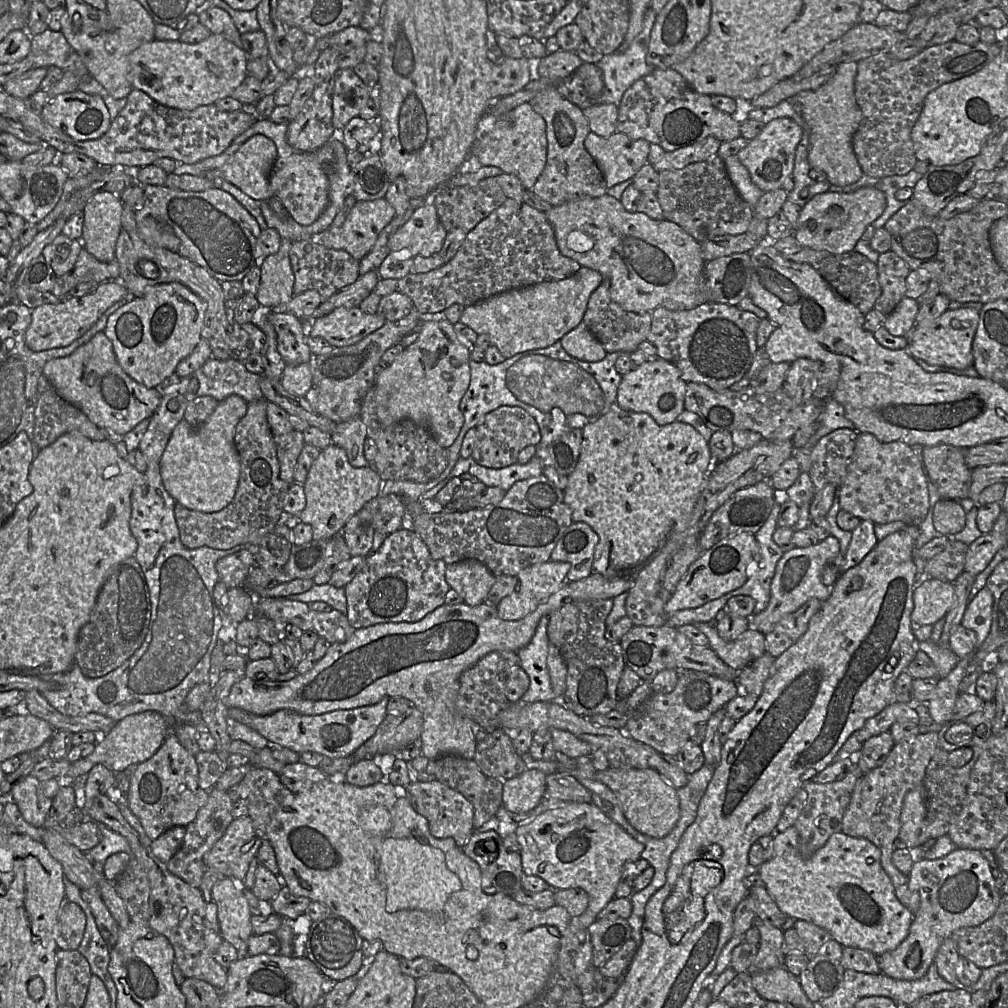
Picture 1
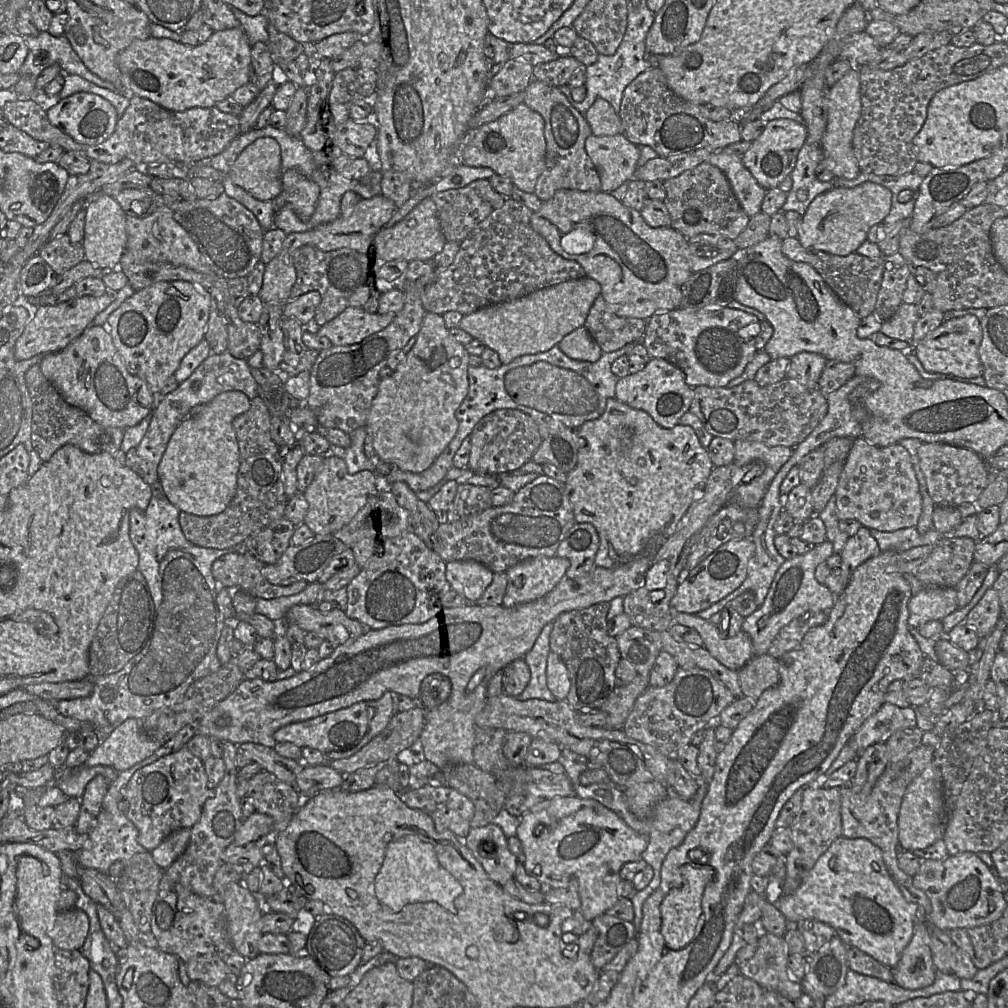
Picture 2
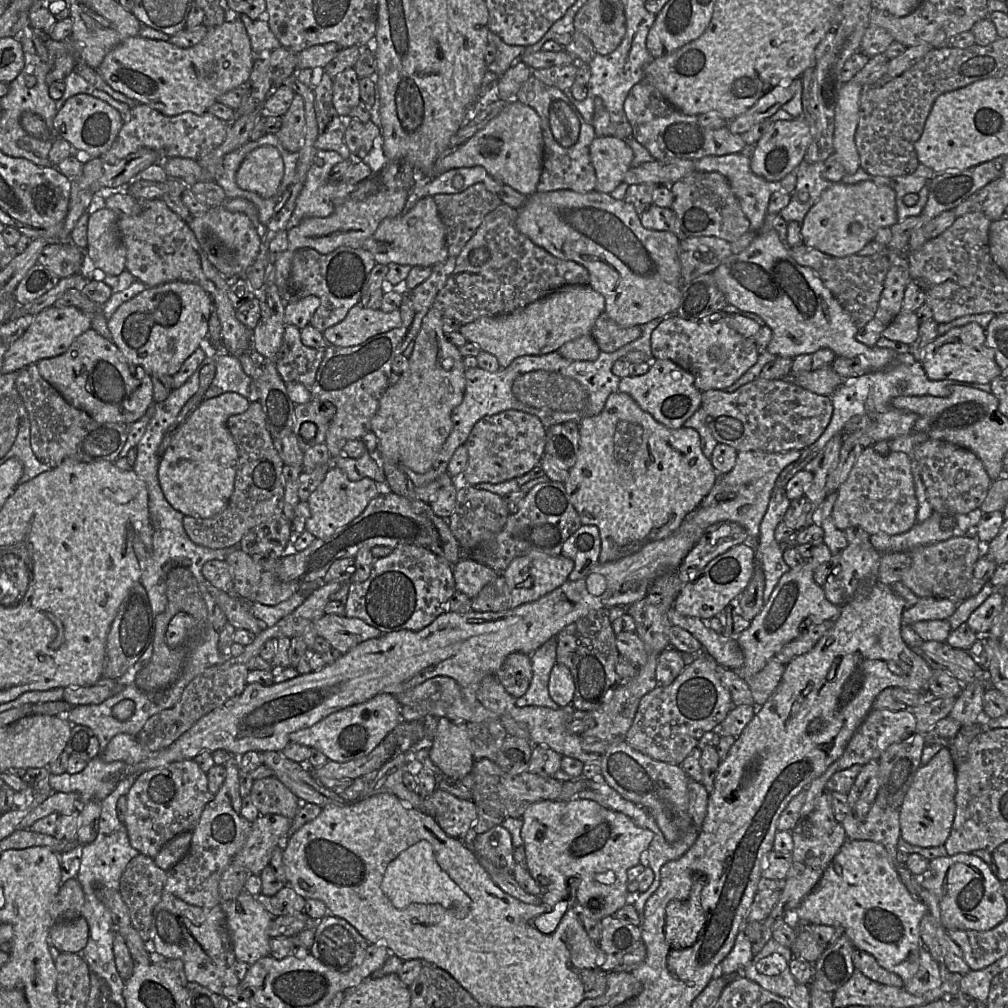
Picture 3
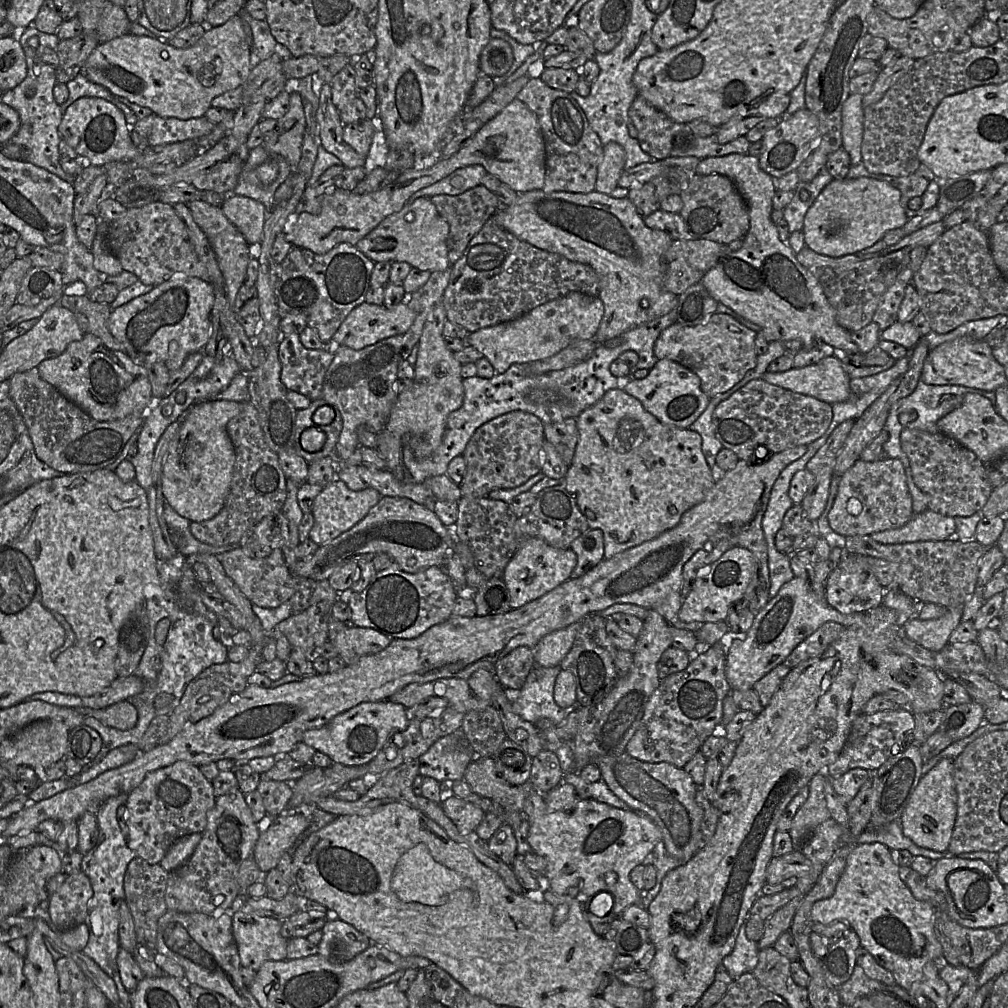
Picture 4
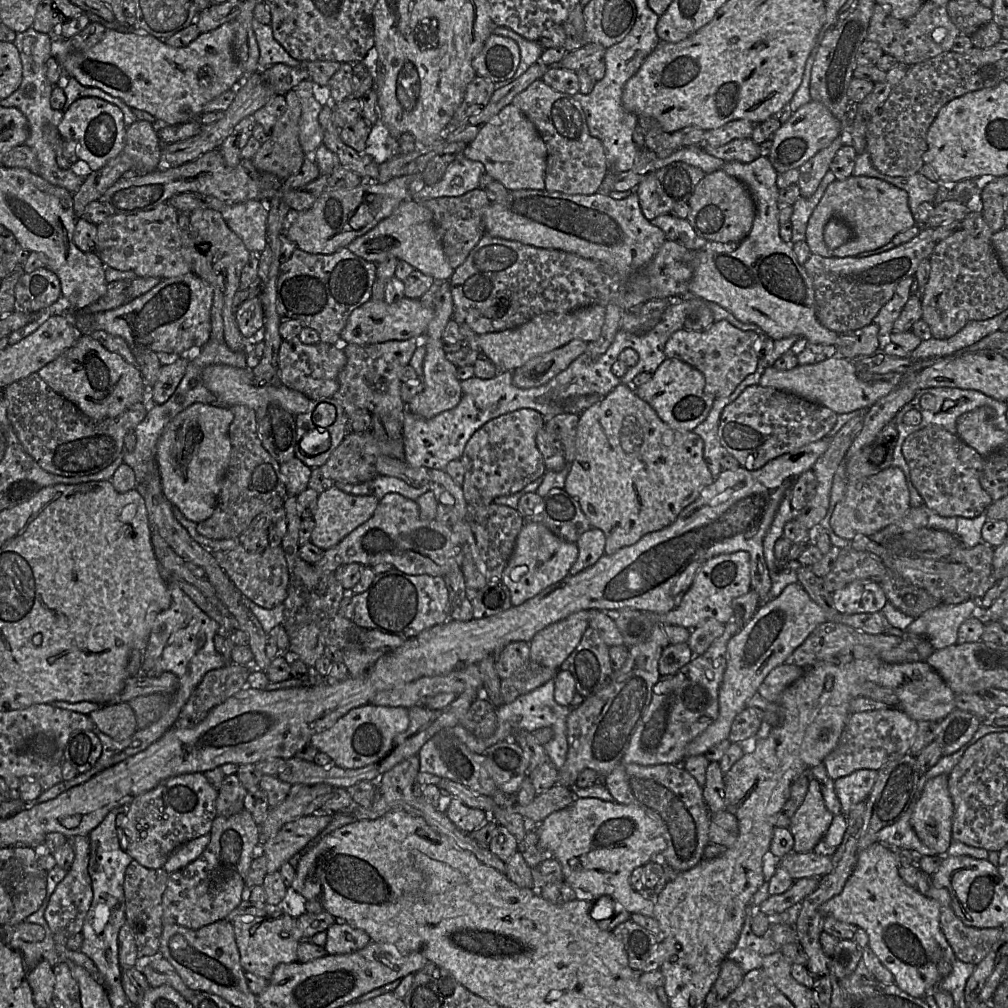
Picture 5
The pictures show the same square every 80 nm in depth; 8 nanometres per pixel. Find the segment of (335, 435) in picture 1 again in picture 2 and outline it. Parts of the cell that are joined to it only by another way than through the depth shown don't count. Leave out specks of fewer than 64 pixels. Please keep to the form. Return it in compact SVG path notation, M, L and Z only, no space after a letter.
M360 427L349 433L351 444L347 448L332 445L330 454L342 458L346 463L348 473L353 475L360 471L371 471L376 475L376 468L364 452L364 441L368 433L365 427Z

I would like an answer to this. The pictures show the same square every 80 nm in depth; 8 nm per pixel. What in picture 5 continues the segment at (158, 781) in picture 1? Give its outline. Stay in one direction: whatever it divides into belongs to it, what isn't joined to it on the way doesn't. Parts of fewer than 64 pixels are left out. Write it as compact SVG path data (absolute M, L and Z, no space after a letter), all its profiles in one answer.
M199 772L168 778L155 788L137 796L128 805L126 814L126 852L146 868L163 868L178 846L210 833L212 822L217 816L217 797L218 789Z

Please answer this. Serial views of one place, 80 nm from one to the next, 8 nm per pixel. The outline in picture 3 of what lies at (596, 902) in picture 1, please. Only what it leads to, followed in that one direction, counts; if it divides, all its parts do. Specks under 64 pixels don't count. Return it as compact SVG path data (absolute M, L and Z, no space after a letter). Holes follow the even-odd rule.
M574 798L569 801L560 801L560 800L545 800L531 804L524 812L523 816L523 826L521 828L521 837L523 840L523 846L525 848L526 853L526 869L532 876L532 878L540 885L543 891L553 891L562 895L563 899L568 897L568 886L569 881L570 884L574 883L578 880L578 886L576 891L576 904L577 906L581 906L583 908L588 909L589 914L591 917L595 919L602 920L607 916L614 915L619 909L621 909L627 903L627 896L628 896L628 878L627 878L627 871L629 868L636 866L641 861L641 854L645 852L653 837L654 833L651 830L638 827L634 824L634 822L626 815L620 812L612 811L606 809L599 805L597 802L589 800L589 799L578 799ZM592 899L598 899L602 902L602 905L599 908L591 908L590 901Z

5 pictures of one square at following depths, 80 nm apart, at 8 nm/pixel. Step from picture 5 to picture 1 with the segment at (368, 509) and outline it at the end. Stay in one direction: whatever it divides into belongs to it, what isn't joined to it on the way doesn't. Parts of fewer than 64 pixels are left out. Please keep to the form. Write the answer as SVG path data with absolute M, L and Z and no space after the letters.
M330 444L320 451L308 472L303 486L306 506L299 515L300 522L312 526L313 540L332 538L342 531L347 521L366 503L378 497L381 480L374 468L353 467L348 461L345 450Z

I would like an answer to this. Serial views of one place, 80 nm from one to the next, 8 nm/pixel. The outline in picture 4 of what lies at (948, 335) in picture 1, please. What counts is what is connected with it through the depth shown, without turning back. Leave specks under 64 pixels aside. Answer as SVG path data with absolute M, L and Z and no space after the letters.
M960 337L929 350L920 380L929 385L959 385L994 392L1006 383L1006 376L986 341Z

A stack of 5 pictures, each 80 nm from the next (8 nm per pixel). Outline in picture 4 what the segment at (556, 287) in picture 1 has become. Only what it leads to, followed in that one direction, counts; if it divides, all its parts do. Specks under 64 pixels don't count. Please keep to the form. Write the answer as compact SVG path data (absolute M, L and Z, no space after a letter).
M574 291L541 304L514 320L470 332L466 341L477 348L501 374L512 364L543 360L572 342L594 339L603 315L604 303L599 296Z

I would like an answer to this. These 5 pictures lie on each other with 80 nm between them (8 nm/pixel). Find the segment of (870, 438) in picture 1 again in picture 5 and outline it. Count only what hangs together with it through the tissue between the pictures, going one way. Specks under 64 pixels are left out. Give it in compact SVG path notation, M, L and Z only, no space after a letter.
M890 466L875 475L847 482L845 494L831 515L830 525L839 537L851 541L858 536L871 536L898 521L909 508L904 473L900 468Z

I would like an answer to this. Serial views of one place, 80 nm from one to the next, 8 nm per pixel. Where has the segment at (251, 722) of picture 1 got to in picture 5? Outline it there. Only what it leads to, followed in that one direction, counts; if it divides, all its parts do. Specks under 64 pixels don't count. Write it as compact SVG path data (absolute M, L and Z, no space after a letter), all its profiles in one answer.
M366 704L350 710L331 728L313 735L309 744L327 754L341 768L362 768L385 757L393 749L395 737L408 727L408 709Z

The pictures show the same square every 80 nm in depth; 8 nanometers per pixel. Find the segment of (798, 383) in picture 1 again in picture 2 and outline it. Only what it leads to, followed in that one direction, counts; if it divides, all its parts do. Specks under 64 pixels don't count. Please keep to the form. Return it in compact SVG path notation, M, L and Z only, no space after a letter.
M800 352L790 358L786 377L809 389L817 389L819 377L827 361L820 354Z

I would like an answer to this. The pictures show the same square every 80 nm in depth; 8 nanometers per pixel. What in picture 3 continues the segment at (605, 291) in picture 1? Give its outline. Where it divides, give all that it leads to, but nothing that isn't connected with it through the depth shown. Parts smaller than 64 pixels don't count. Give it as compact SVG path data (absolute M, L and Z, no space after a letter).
M605 311L599 315L591 331L591 335L600 350L608 353L636 340L641 333L640 326L620 326Z

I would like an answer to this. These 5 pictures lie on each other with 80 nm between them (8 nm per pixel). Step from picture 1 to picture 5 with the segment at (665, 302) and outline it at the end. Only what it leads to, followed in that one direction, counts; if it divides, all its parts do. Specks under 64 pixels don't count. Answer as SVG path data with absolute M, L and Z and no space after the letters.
M520 189L509 191L505 199L492 202L484 214L485 232L493 237L518 241L538 248L557 249L576 254L580 257L594 261L604 262L614 267L621 278L621 285L615 294L615 299L609 301L606 307L605 322L599 338L589 342L584 354L592 359L597 359L604 354L620 330L620 321L623 314L632 307L637 307L645 299L627 290L627 281L638 269L652 260L660 247L665 243L664 232L651 224L643 215L637 193L632 190L624 199L613 199L608 194L600 191L591 195L565 194L558 191Z

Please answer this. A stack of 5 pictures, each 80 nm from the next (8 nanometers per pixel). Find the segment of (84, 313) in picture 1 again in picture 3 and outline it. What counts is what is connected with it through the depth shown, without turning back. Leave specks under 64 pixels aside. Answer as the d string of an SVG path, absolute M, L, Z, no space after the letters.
M73 306L49 307L33 317L32 323L6 351L2 365L3 373L19 371L45 358L63 354L72 342L91 328L90 316Z

